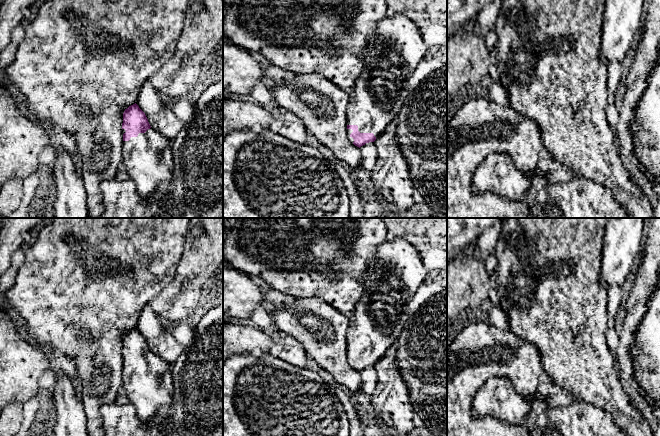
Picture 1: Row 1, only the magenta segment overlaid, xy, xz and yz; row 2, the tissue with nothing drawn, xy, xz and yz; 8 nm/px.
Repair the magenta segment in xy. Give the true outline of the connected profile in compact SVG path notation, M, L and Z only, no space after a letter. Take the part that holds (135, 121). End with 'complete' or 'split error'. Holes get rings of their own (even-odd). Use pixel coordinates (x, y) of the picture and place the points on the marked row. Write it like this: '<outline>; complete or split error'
M135 103L123 113L122 164L139 196L148 198L163 182L172 181L172 141L154 130Z; split error

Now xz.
M401 14L389 15L378 23L377 34L364 48L364 68L348 92L347 137L361 147L374 142L396 119L409 96L407 84L427 53L427 46L416 24Z; split error

